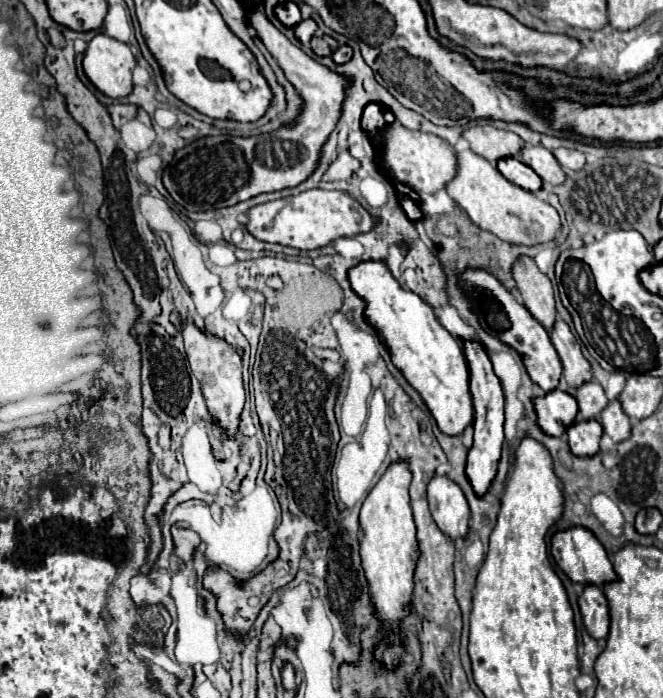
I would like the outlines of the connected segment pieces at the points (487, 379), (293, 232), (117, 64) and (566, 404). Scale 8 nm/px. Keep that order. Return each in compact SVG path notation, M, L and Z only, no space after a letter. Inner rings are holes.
M464 340L462 348L466 354L468 368L470 368L470 390L472 390L472 400L474 400L474 444L468 452L466 476L474 492L478 496L484 496L496 478L496 470L500 462L500 450L504 442L504 396L502 396L500 378L494 374L486 348L478 340Z
M306 190L298 196L266 202L248 212L248 230L264 242L278 242L298 250L314 250L336 242L342 236L356 236L370 232L378 220L350 194L340 190Z
M96 34L84 52L84 72L90 82L110 98L124 98L132 92L132 70L136 58L128 44Z
M552 390L544 398L534 398L538 412L538 424L548 436L564 436L566 430L576 422L578 404L572 394Z

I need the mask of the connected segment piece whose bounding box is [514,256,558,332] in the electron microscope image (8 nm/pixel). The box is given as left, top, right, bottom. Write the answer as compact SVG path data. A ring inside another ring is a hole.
M522 256L514 264L514 280L520 290L524 306L550 332L558 312L556 312L552 282L548 280L548 276L544 276L538 270L532 258Z

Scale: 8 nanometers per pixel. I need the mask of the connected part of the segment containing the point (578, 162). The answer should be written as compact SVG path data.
M556 148L552 154L554 154L556 160L560 162L560 166L566 168L566 170L580 170L580 168L584 168L584 164L586 164L586 156L584 156L582 152L578 152L578 150Z

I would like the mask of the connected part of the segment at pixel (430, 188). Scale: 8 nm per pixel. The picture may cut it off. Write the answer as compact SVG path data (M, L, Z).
M392 124L386 128L382 144L384 144L384 154L382 154L384 166L392 172L396 180L408 184L416 192L436 194L444 190L444 184L448 184L452 176L456 176L456 152L444 138L436 134L414 132Z

